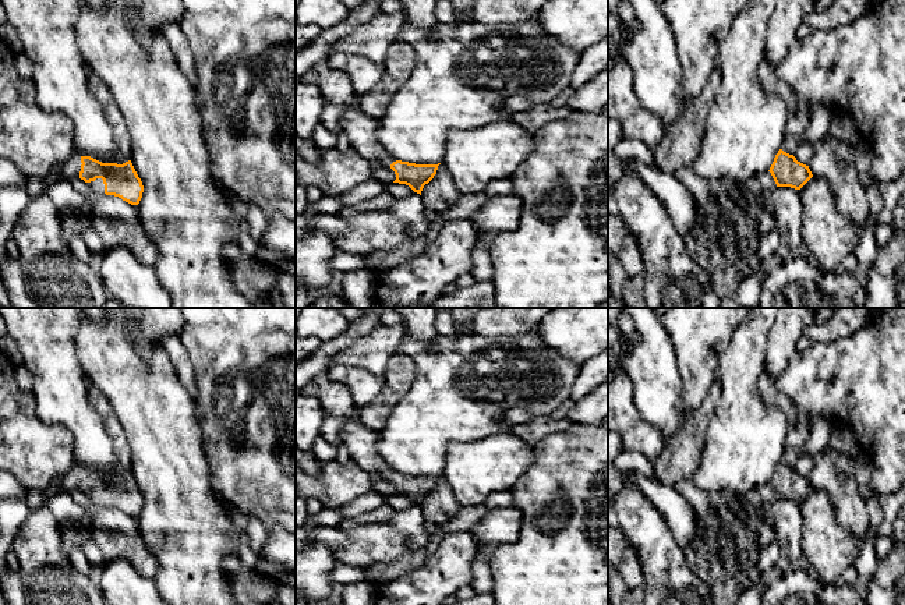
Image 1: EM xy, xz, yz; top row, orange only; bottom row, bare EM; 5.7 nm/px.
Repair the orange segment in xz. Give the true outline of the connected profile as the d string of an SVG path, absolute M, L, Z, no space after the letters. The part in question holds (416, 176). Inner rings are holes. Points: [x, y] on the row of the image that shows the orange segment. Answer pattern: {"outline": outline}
{"outline": "M358 95L344 113L342 128L350 139L351 148L364 158L375 159L382 166L389 166L396 180L393 183L406 184L414 192L421 195L425 184L436 174L438 164L416 164L402 160L393 160L392 155L378 141L375 131L379 128L379 121L364 114L358 106Z"}

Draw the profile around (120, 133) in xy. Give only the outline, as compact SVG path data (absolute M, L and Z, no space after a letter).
M109 100L103 107L105 107L106 120L112 125L113 137L119 149L130 159L131 137L127 130L124 117L121 116L114 100Z

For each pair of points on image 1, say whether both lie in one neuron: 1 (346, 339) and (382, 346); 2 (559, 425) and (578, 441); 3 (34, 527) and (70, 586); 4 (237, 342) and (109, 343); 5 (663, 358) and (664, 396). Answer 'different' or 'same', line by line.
1: different
2: different
3: same
4: different
5: same

